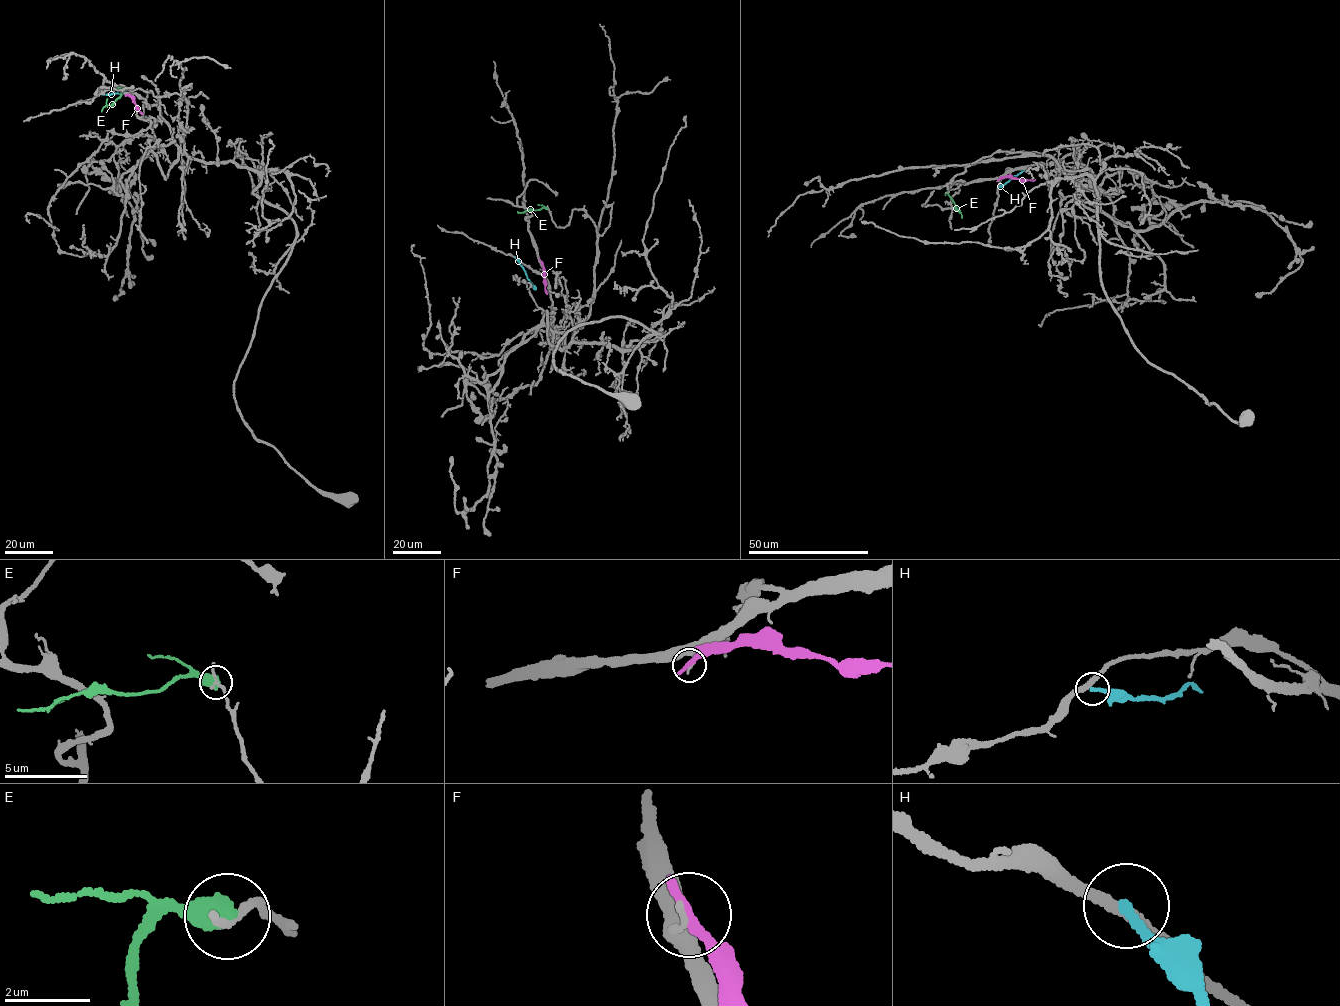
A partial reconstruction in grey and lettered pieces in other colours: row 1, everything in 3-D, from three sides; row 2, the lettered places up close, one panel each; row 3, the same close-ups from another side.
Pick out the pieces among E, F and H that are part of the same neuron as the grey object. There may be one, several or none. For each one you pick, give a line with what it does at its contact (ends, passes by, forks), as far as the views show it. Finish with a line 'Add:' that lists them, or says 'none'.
Add: none

